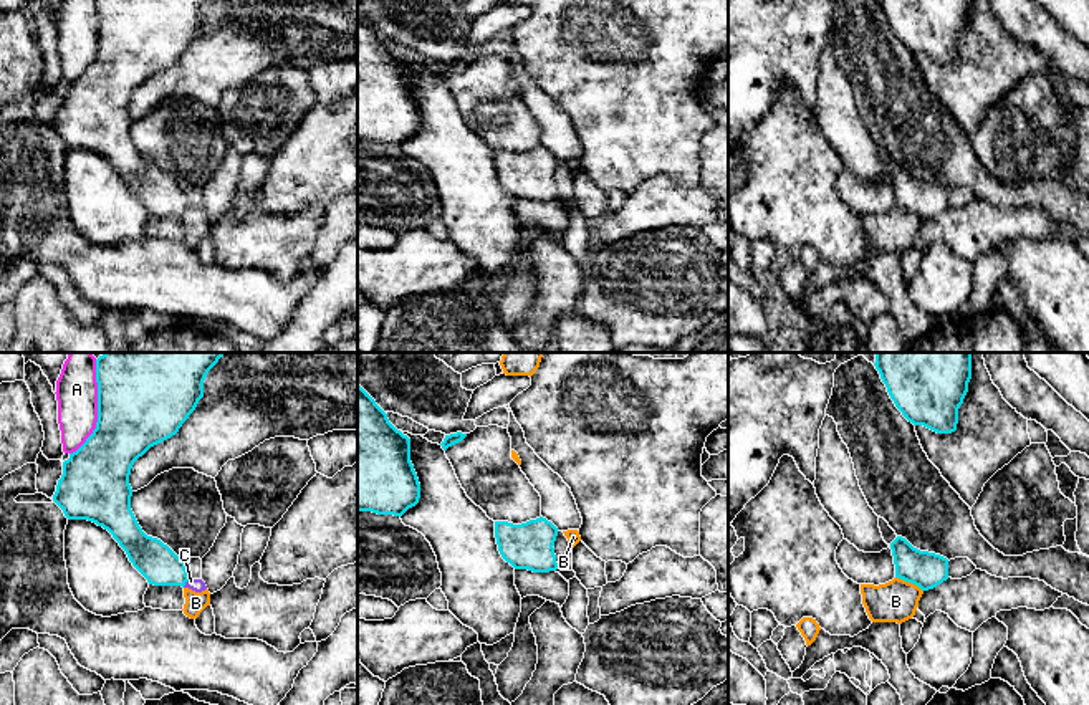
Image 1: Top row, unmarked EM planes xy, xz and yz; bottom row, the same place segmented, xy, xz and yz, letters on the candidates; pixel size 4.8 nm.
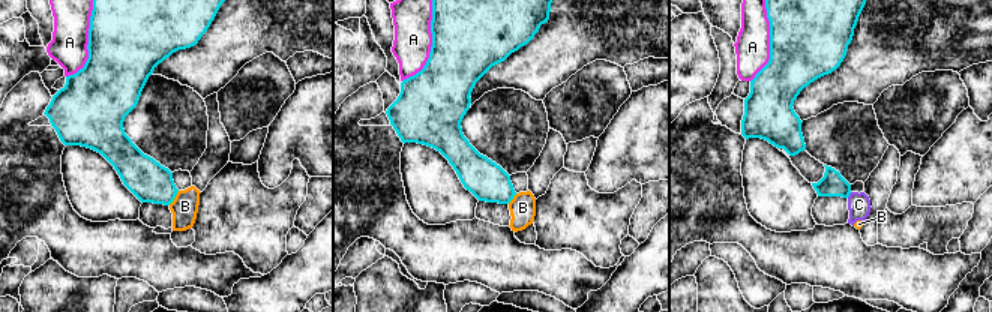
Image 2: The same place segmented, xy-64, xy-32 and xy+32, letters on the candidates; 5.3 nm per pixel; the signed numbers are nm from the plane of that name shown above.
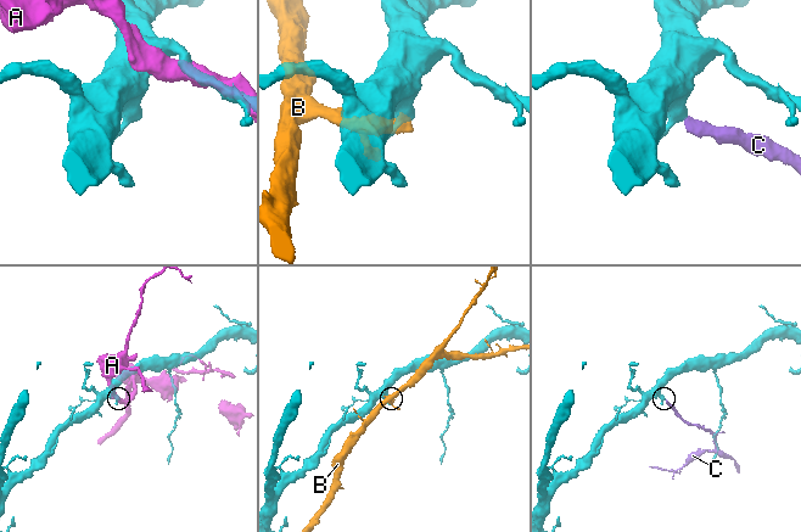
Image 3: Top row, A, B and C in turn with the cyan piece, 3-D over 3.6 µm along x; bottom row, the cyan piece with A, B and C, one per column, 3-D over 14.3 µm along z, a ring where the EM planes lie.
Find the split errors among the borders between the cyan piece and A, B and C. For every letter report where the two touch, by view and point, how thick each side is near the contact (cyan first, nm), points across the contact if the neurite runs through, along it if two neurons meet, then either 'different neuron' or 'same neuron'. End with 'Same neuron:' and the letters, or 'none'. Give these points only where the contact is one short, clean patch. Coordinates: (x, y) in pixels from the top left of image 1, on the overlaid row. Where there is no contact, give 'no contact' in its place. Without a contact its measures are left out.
A: contact xy (98, 407); calibres 480 and 200 nm; different neuron
B: contact yz (909, 581); calibres 180 and 200 nm; different neuron
C: contact xy (186, 581); calibres 190 and 60 nm; border xy (189, 580), (182, 586); different neuron
Same neuron: none

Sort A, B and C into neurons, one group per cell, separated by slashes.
A / B C

